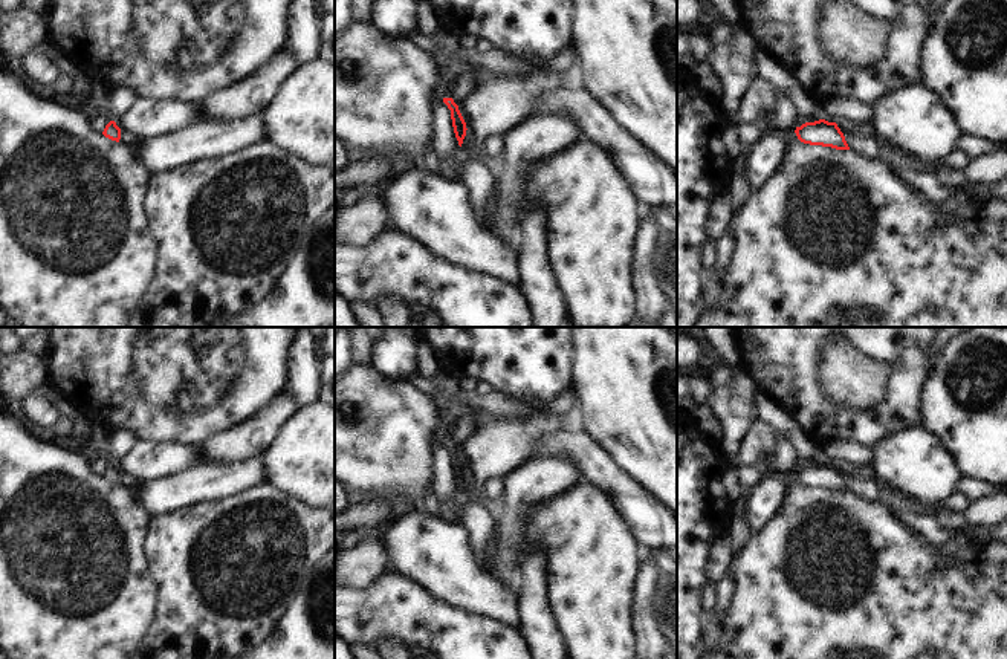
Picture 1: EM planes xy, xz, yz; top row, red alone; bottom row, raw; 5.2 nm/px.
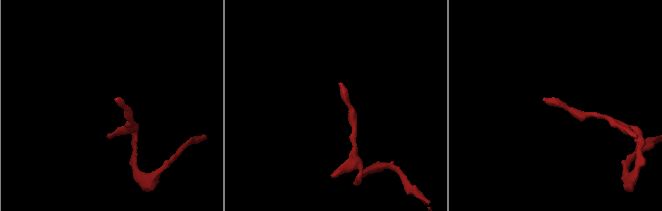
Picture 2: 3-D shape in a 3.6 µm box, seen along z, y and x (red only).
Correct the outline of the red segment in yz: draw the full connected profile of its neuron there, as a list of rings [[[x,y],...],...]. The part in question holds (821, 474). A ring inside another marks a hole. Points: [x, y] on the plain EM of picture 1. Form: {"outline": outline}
{"outline": [[[825,462],[805,465],[801,469],[796,469],[795,476],[804,486],[850,492],[843,476],[836,465],[828,465]]]}

